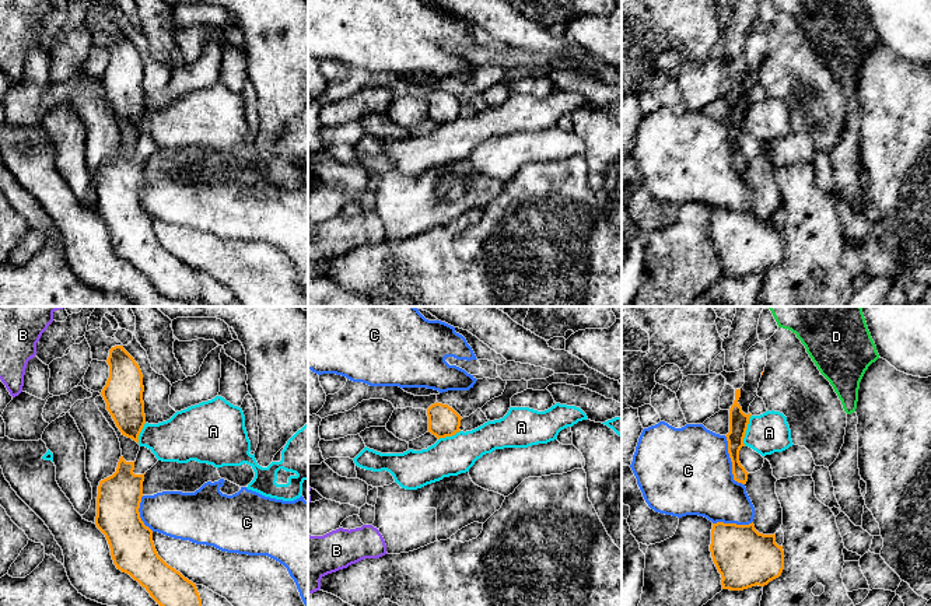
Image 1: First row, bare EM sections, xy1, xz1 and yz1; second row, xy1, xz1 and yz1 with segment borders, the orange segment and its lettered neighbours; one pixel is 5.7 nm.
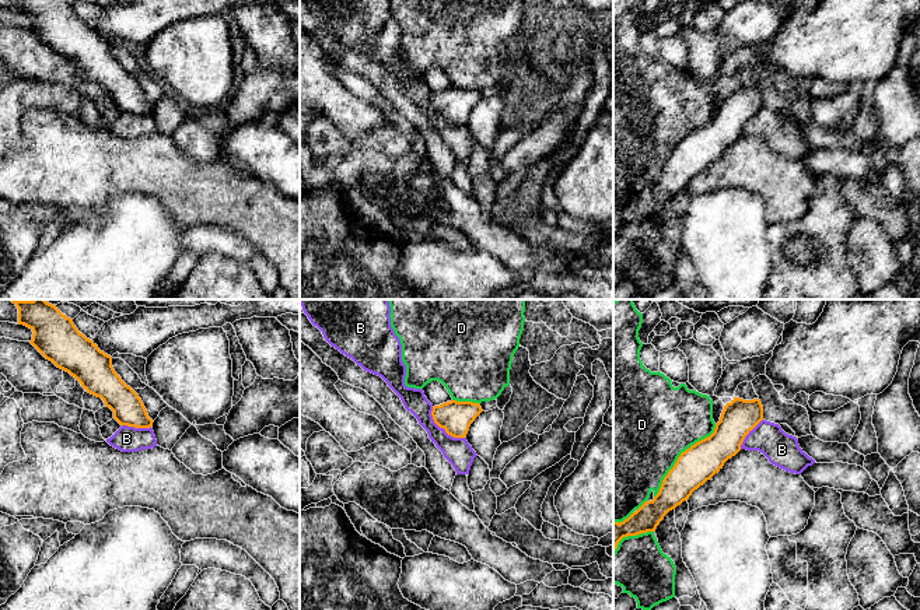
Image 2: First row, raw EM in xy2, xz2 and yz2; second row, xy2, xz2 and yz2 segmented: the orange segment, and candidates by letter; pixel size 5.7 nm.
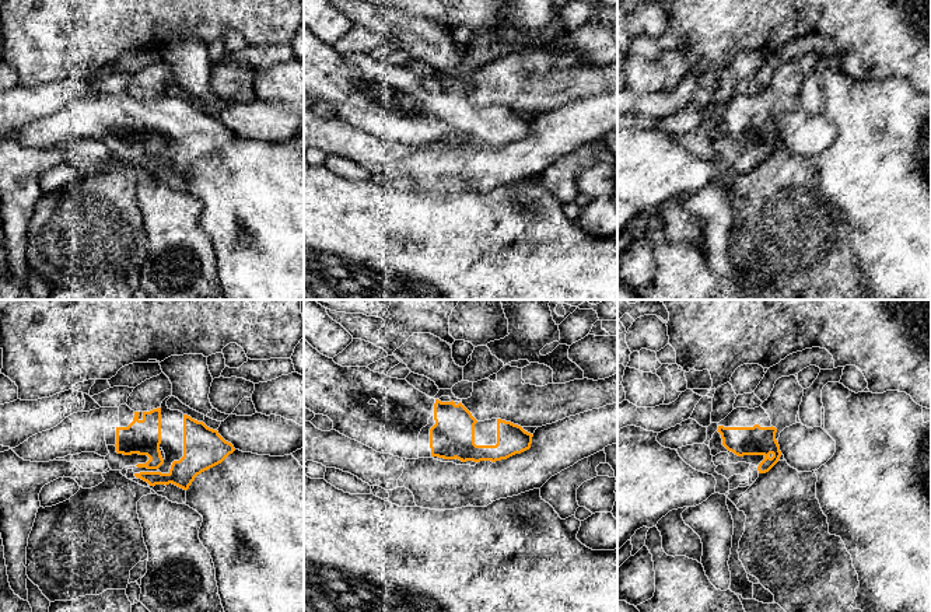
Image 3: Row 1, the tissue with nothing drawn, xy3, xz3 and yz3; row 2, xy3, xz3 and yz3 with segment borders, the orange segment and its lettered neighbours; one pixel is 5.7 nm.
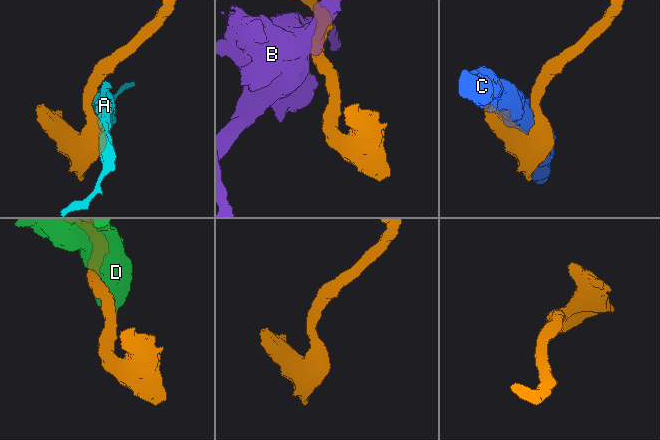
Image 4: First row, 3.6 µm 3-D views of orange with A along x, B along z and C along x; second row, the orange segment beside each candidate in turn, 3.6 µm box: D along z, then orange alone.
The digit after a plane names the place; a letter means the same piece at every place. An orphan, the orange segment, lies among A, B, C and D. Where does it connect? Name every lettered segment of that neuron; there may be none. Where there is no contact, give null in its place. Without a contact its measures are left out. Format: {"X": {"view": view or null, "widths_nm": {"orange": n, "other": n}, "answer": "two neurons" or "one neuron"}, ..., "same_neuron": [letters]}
{"A": {"view": "yz1", "widths_nm": {"orange": 110, "other": 240}, "answer": "two neurons"}, "B": {"view": "xz2", "widths_nm": {"orange": 190, "other": 160}, "answer": "two neurons"}, "C": {"view": "yz1", "widths_nm": {"orange": 110, "other": 500}, "answer": "two neurons"}, "D": {"view": "yz2", "widths_nm": {"orange": 220, "other": 500}, "answer": "two neurons"}, "same_neuron": []}

